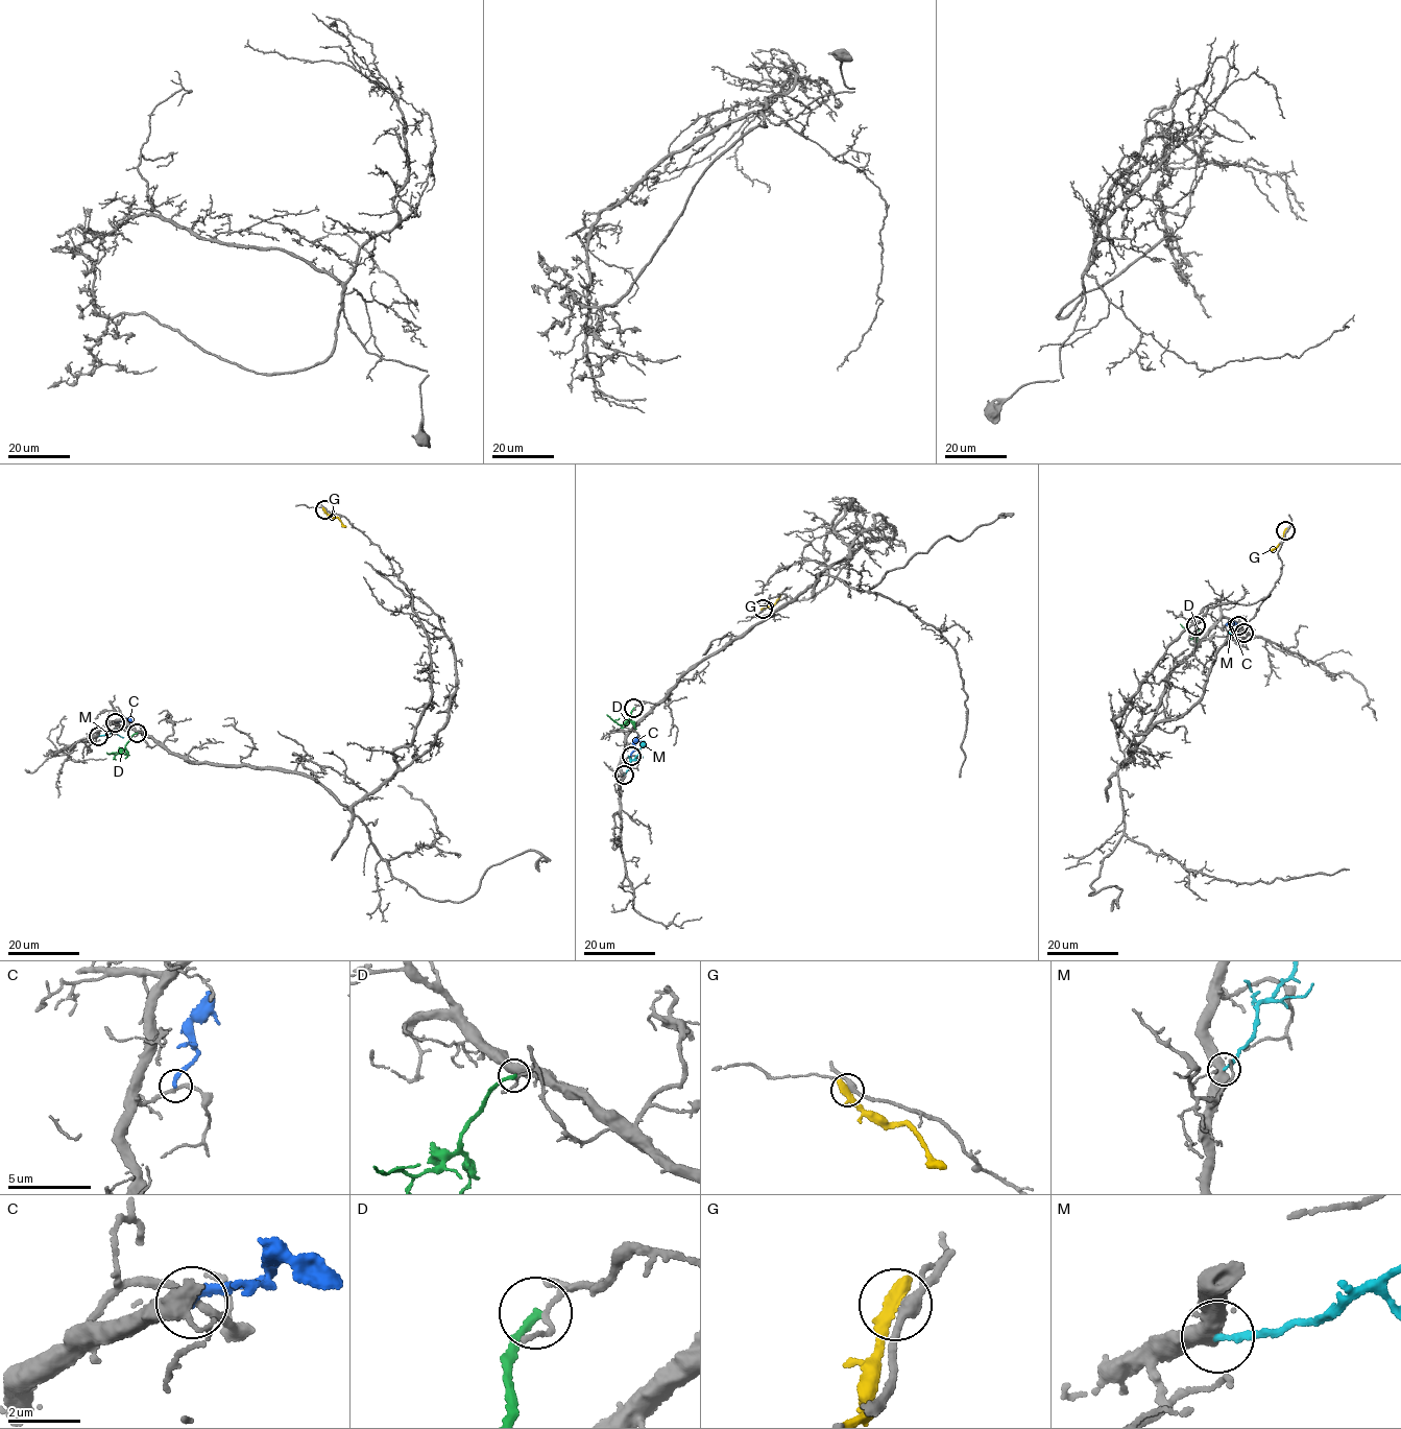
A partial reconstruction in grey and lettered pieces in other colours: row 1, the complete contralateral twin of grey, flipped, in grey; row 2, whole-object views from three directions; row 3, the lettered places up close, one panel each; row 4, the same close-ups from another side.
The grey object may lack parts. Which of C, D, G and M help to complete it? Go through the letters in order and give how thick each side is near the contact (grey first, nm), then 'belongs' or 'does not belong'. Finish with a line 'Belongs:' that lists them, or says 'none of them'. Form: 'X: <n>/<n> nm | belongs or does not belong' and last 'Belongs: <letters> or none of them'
C: 200/220 nm | does not belong
D: 110/200 nm | does not belong
G: 280/440 nm | does not belong
M: 500/180 nm | does not belong
Belongs: none of them

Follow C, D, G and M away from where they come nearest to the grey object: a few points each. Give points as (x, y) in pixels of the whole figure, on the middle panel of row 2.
C: (631, 755), (638, 735)
D: (633, 708), (631, 719), (624, 724), (619, 724), (606, 714)
G: (763, 609), (773, 604), (781, 593)
M: (623, 775), (644, 740)

